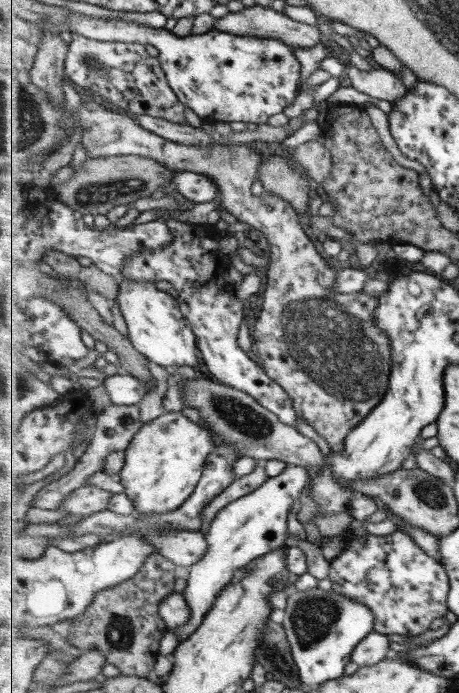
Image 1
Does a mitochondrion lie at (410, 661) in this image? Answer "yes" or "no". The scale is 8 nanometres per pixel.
no

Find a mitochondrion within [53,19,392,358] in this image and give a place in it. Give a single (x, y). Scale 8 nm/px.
(98, 192)

